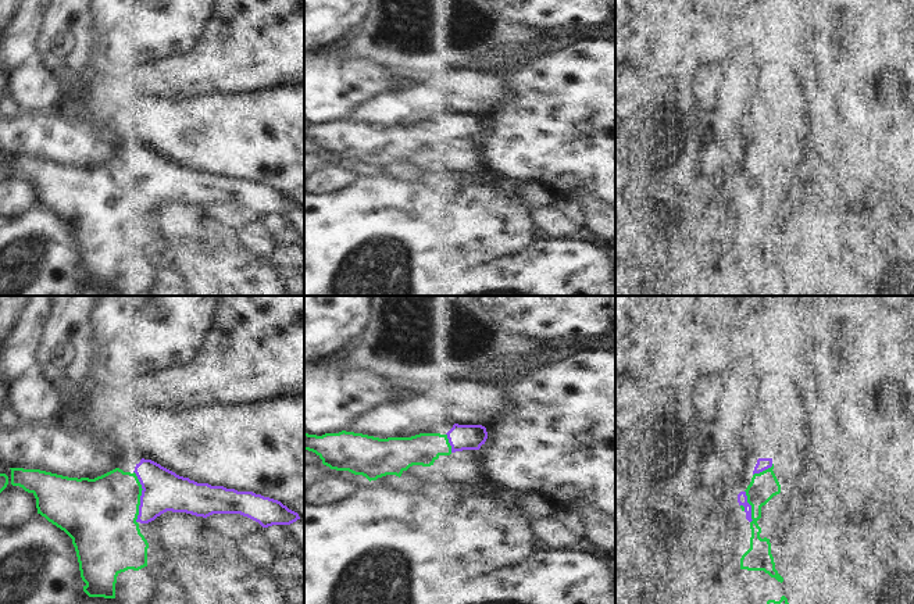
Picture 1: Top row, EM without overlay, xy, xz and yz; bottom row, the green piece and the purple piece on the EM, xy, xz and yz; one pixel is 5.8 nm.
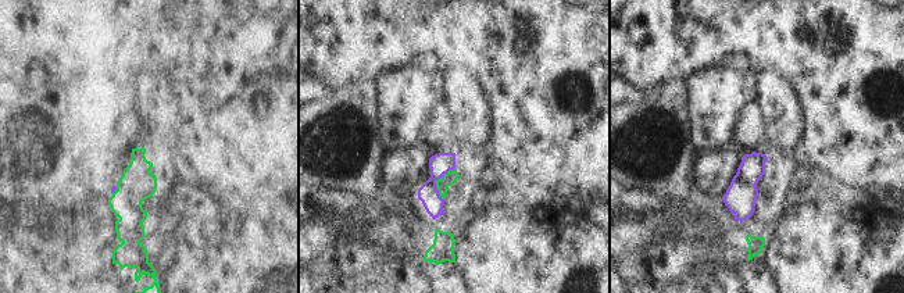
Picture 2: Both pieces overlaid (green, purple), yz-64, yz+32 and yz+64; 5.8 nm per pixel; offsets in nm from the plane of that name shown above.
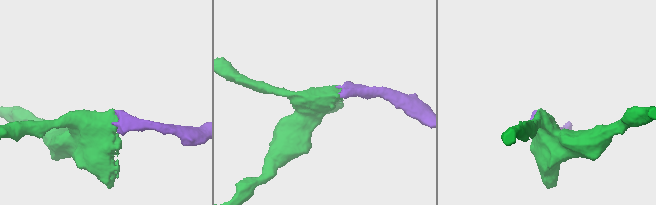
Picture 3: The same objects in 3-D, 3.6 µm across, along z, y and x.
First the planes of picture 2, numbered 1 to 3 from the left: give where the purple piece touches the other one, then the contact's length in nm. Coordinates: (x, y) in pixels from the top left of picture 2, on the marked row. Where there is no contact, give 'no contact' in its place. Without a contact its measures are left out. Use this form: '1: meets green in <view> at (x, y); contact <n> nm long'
1: meets green in yz-64 at (115, 190); contact 50 nm long
2: meets green in yz+32 at (436, 181); contact 200 nm long
3: no contact

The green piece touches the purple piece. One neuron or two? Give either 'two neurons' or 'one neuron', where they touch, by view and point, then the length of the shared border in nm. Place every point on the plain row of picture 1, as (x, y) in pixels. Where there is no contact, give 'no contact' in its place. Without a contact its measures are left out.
one neuron; meets green in xy at (139, 186); contact 300 nm long

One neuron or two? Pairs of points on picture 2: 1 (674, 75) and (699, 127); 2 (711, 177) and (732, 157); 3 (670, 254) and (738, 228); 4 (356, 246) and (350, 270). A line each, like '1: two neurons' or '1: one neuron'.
1: two neurons
2: one neuron
3: two neurons
4: one neuron

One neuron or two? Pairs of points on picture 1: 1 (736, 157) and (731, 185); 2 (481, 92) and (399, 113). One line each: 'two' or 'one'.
1: one
2: one

